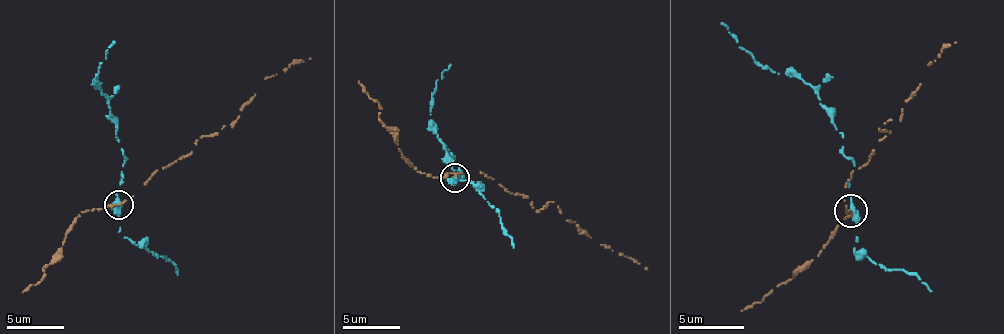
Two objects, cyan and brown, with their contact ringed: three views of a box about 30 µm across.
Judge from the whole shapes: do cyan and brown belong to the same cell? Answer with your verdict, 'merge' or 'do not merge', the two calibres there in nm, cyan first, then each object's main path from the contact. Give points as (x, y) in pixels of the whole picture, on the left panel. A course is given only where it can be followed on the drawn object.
do not merge | 550/240 nm | cyan via (118, 205), (115, 191), (126, 159), (115, 136), (109, 102), (95, 85), (101, 62), (115, 42) | brown via (118, 205), (175, 159), (192, 151), (201, 136), (218, 134), (230, 125), (264, 79), (310, 59)

